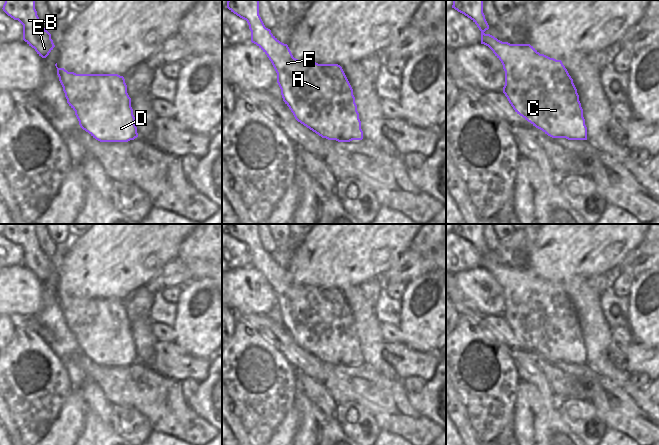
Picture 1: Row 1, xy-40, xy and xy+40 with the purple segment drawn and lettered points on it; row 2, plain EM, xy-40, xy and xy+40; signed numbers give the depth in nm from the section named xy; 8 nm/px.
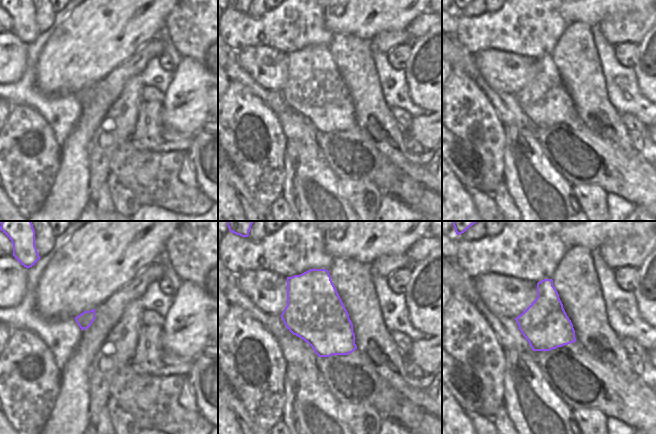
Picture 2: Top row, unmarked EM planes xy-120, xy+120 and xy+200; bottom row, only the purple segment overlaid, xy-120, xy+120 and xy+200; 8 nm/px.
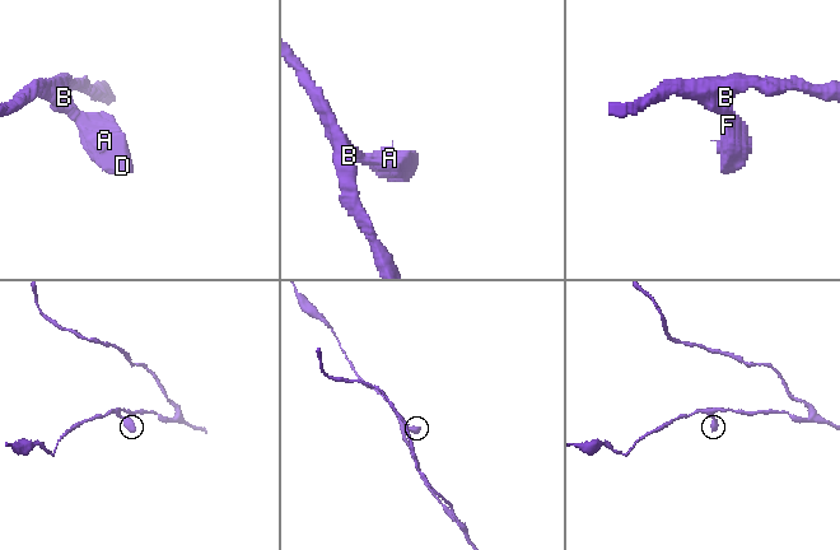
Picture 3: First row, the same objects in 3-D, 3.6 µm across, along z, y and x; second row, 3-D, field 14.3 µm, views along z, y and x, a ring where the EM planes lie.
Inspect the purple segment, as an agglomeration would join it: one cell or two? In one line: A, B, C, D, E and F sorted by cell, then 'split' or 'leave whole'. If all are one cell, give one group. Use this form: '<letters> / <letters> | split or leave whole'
A B C D E F | leave whole

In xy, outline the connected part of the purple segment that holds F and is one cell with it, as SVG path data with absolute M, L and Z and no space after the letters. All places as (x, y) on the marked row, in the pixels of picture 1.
M228 0L227 8L247 21L251 42L271 61L277 73L277 83L283 101L298 122L328 140L350 142L363 139L353 89L340 65L318 64L294 58L288 45L280 42L271 30L265 27L259 15L259 0Z

